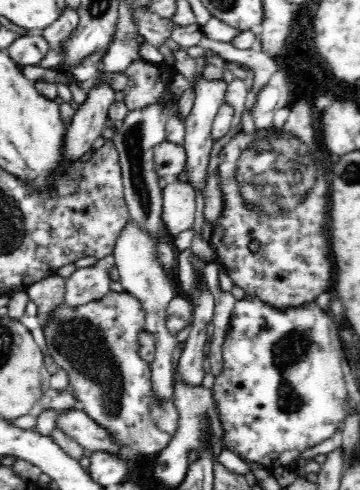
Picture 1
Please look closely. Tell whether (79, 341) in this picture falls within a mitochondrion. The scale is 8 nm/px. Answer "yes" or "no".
yes

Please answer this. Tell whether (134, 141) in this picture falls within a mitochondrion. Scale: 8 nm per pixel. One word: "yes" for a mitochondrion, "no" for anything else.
yes

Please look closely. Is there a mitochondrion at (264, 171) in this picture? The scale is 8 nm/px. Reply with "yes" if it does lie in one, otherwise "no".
yes

